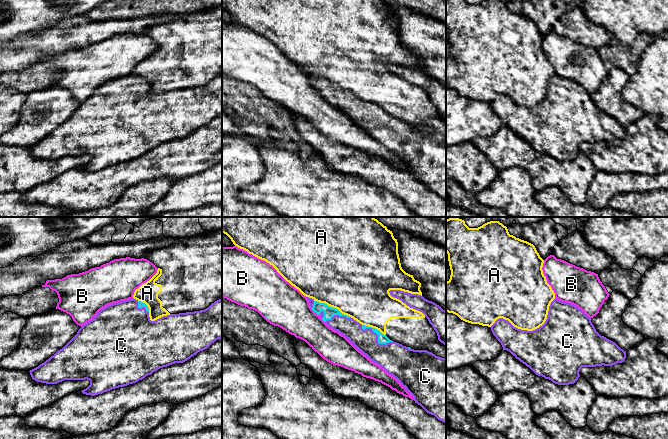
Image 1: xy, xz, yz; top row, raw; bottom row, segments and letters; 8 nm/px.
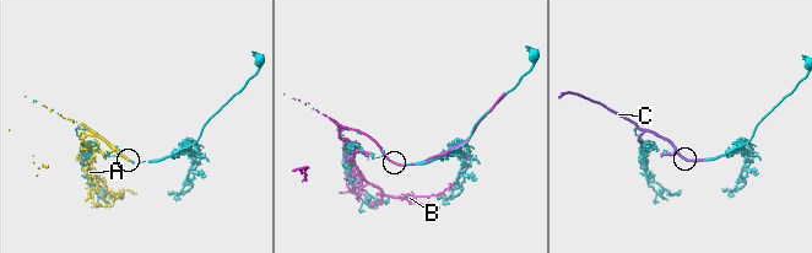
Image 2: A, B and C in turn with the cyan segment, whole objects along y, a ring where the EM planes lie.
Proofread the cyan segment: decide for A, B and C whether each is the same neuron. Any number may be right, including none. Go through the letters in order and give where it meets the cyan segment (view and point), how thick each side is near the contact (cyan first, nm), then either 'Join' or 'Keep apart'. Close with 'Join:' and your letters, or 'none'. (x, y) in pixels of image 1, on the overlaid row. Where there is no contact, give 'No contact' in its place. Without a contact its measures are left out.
A: Touches cyan at xz (332, 307). Thickness 90 nm (cyan) against 500 nm. Keep apart
B: Touches cyan at xz (315, 312). Thickness 90 nm (cyan) against 340 nm. Keep apart
C: Touches cyan at xz (378, 337). Thickness 80 nm (cyan) against 260 nm. Join
Join: C

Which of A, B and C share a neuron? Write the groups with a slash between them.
A / B / C

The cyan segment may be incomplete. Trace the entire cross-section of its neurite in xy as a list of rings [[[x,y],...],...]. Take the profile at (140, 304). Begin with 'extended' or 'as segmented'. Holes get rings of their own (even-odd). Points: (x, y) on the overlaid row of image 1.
extended; [[[132,298],[101,309],[92,320],[81,326],[77,334],[62,349],[29,372],[33,380],[46,384],[87,379],[90,385],[81,392],[95,396],[136,383],[160,368],[183,363],[221,338],[222,298],[204,310],[170,314],[155,321],[150,320],[149,308],[146,304]]]

